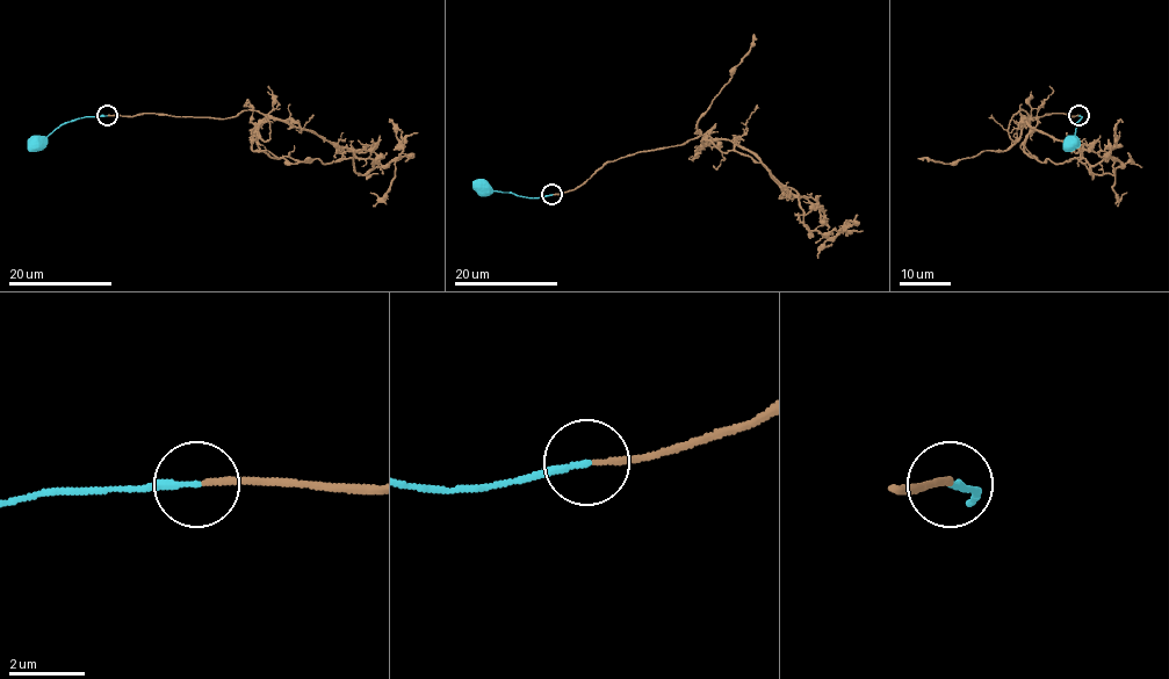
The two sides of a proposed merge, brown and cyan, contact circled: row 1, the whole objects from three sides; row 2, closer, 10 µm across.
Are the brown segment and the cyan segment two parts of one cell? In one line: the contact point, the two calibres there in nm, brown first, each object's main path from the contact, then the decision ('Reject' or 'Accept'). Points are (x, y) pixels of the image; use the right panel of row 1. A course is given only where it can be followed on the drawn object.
Place: (1079, 115). Thickness 140 nm (brown) against 170 nm. Course of brown: (1077, 116), (1020, 109), (1008, 135), (1024, 118), (1096, 174), (1116, 161), (1113, 190), (1127, 192). Course of cyan: (1077, 116), (1082, 117), (1076, 122), (1075, 143), (1070, 145). Accept

